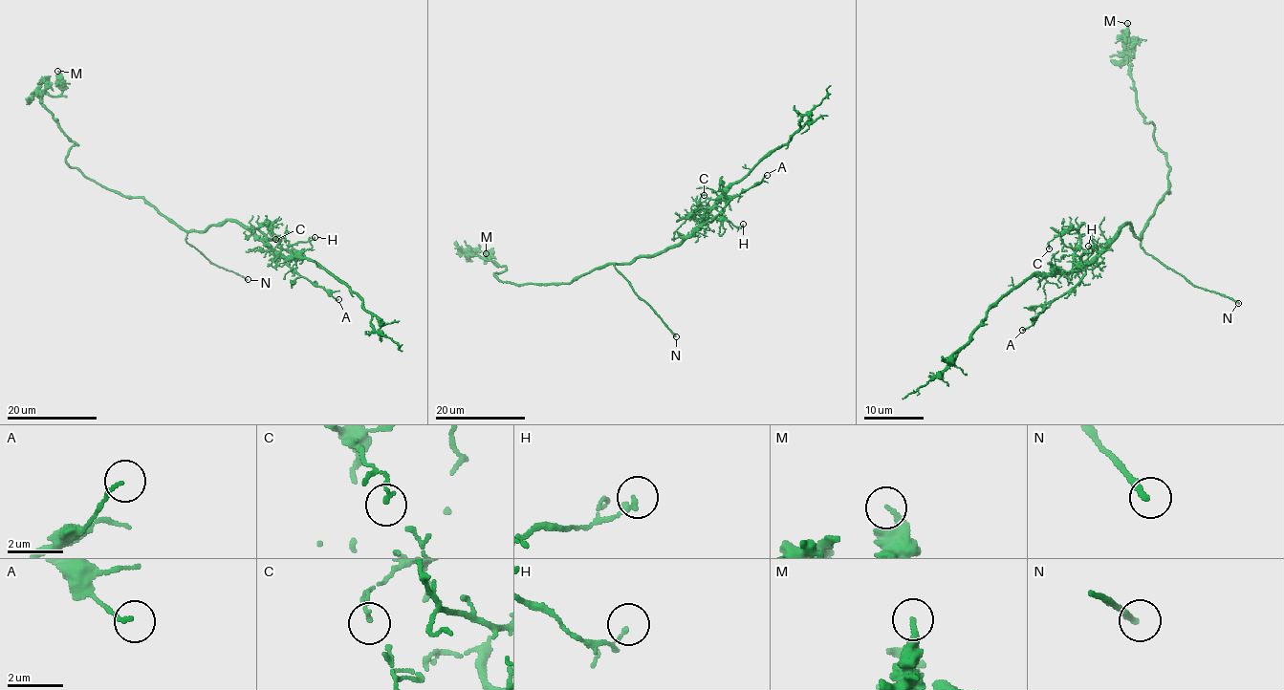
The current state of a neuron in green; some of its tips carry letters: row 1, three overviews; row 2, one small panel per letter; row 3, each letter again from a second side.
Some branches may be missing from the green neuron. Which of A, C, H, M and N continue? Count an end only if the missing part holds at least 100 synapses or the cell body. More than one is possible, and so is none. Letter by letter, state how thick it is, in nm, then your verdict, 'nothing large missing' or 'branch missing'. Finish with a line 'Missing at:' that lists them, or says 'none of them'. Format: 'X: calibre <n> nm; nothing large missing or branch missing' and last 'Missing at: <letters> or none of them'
A: calibre 130 nm; nothing large missing
C: calibre 100 nm; nothing large missing
H: calibre 90 nm; nothing large missing
M: calibre 180 nm; nothing large missing
N: calibre 240 nm; branch missing
Missing at: N

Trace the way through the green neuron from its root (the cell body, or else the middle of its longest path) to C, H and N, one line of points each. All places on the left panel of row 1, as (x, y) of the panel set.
C: (209, 226), (234, 220), (249, 226), (273, 250), (258, 227), (267, 225), (275, 239)
H: (209, 226), (234, 220), (249, 226), (277, 251), (315, 237)
N: (209, 226), (190, 231), (185, 241), (217, 266), (248, 279)

